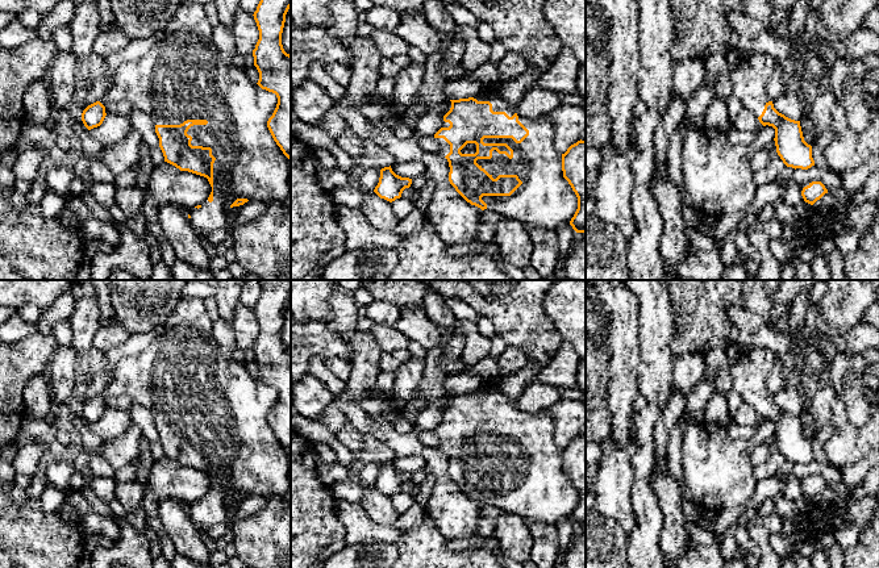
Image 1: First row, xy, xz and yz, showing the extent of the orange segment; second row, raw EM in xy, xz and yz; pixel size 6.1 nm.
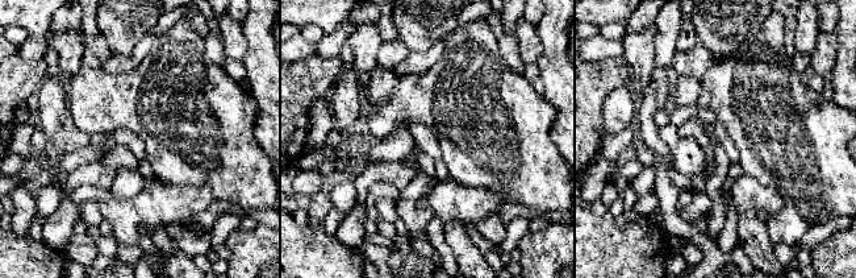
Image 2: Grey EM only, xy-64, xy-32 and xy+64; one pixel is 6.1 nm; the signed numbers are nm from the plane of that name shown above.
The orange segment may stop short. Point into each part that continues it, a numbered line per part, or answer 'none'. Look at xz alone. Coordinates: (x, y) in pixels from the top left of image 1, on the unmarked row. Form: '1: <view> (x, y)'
1: xz (545, 493)

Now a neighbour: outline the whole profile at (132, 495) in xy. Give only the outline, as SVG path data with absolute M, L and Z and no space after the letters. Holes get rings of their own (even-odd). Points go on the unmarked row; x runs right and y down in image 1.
M118 483L114 489L114 498L117 498L126 513L138 509L145 501L145 488L137 483Z

